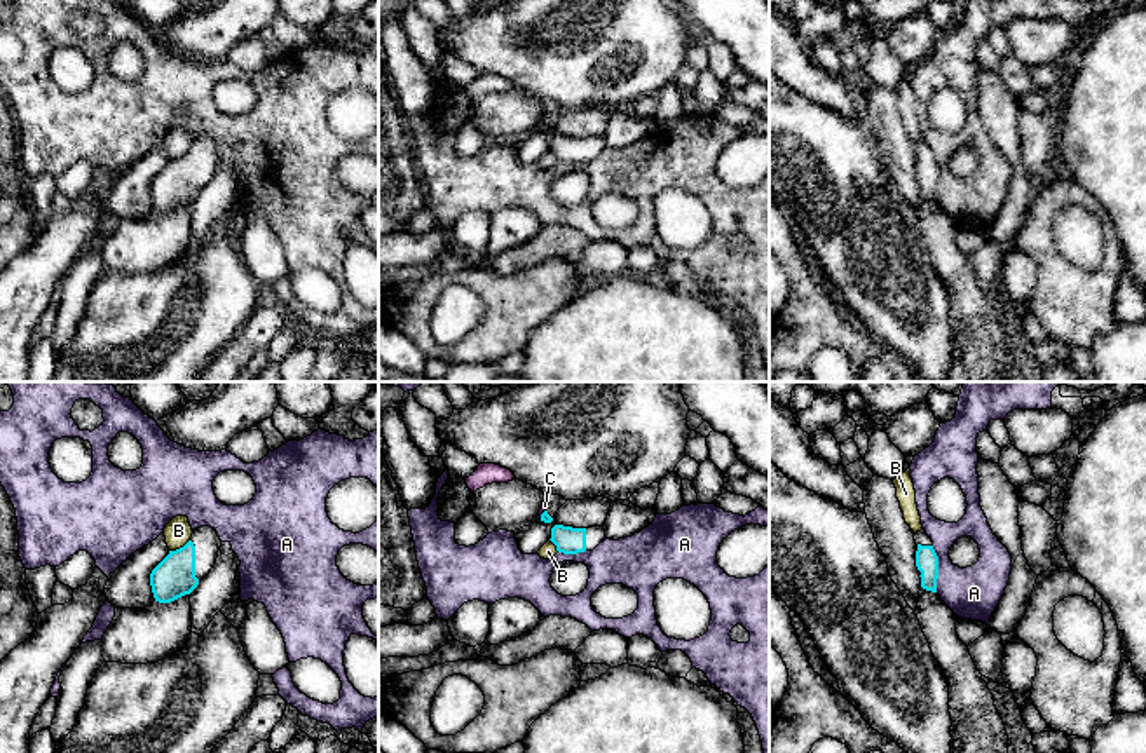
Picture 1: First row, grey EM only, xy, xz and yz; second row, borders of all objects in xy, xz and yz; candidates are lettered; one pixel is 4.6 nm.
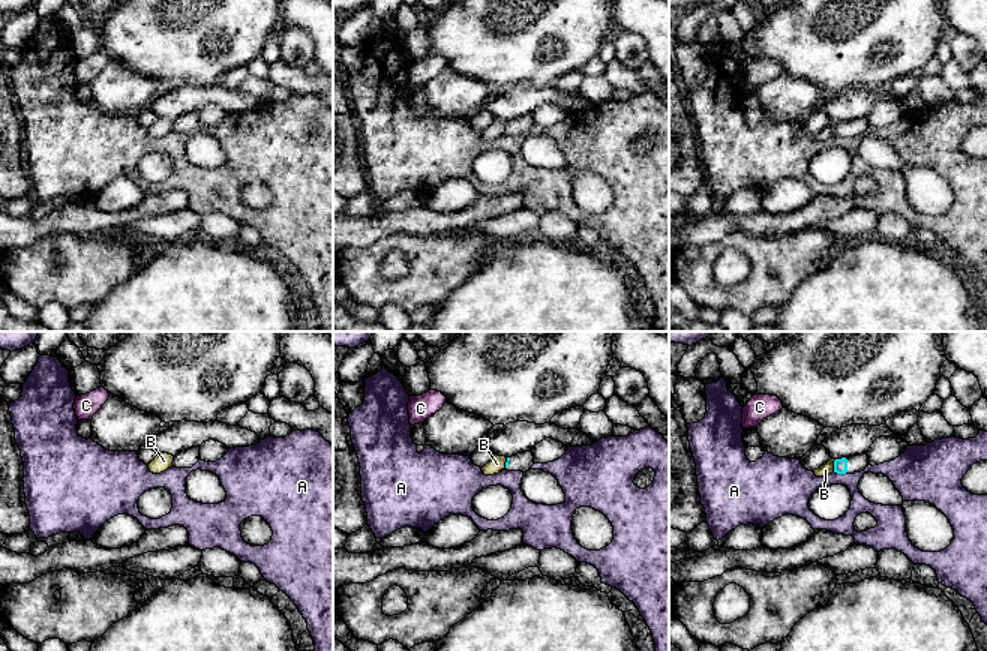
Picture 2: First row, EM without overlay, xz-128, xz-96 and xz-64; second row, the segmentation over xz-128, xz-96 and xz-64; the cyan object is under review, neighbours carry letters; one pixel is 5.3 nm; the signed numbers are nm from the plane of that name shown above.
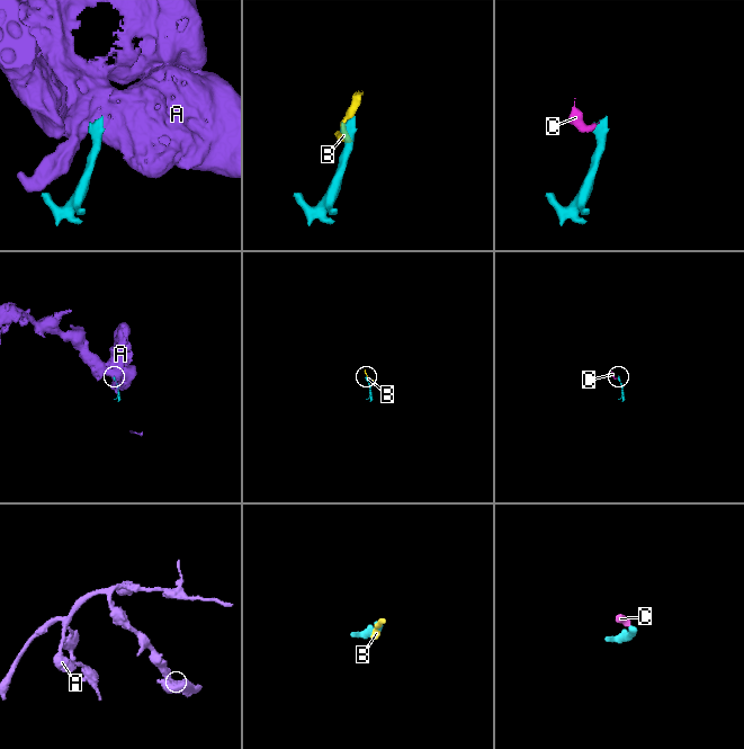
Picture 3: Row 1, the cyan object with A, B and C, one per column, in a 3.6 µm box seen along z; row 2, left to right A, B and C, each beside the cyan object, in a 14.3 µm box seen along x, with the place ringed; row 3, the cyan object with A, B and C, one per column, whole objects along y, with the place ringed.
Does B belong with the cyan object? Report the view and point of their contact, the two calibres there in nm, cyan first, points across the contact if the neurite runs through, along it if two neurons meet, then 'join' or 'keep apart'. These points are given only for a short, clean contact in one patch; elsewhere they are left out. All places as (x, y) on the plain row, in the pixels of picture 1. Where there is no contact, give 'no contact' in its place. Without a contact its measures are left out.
meets cyan in xy at (180, 157); 190 nm thick on the cyan side, 120 nm on the other; border along xy (189, 149), (170, 161); keep apart

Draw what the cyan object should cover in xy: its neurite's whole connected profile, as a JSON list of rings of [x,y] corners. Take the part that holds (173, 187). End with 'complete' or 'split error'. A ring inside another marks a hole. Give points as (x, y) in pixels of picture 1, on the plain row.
[[[215,138],[194,139],[190,150],[169,164],[152,180],[150,195],[155,211],[171,213],[190,204],[213,178],[222,150]]]; split error

